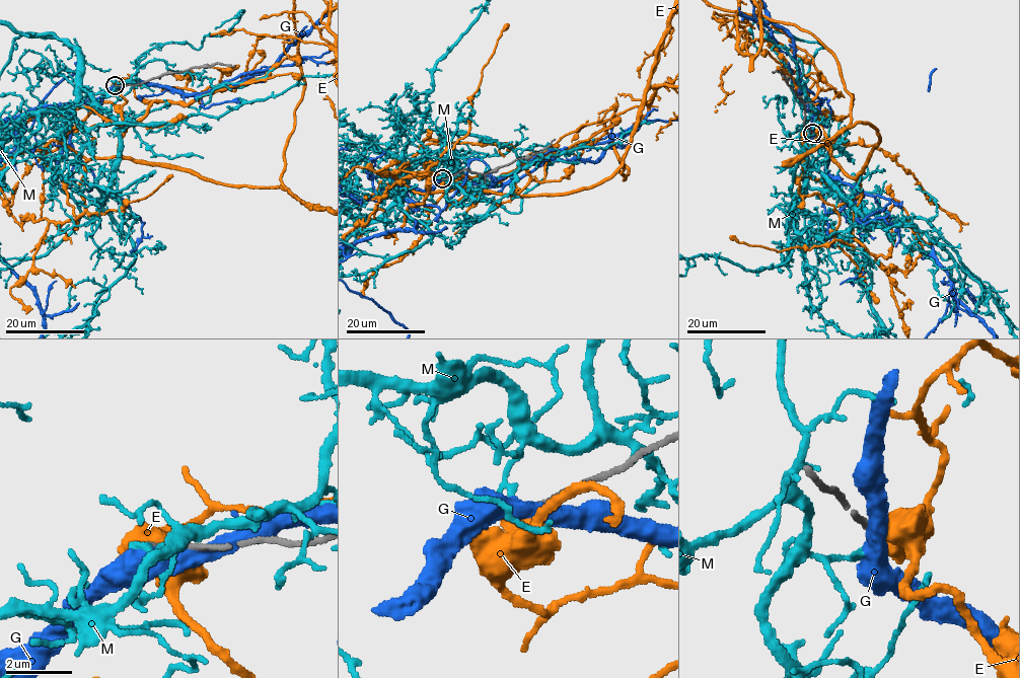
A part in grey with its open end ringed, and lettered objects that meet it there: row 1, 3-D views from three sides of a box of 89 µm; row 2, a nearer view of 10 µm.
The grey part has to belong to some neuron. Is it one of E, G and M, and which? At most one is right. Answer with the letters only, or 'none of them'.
none of them

